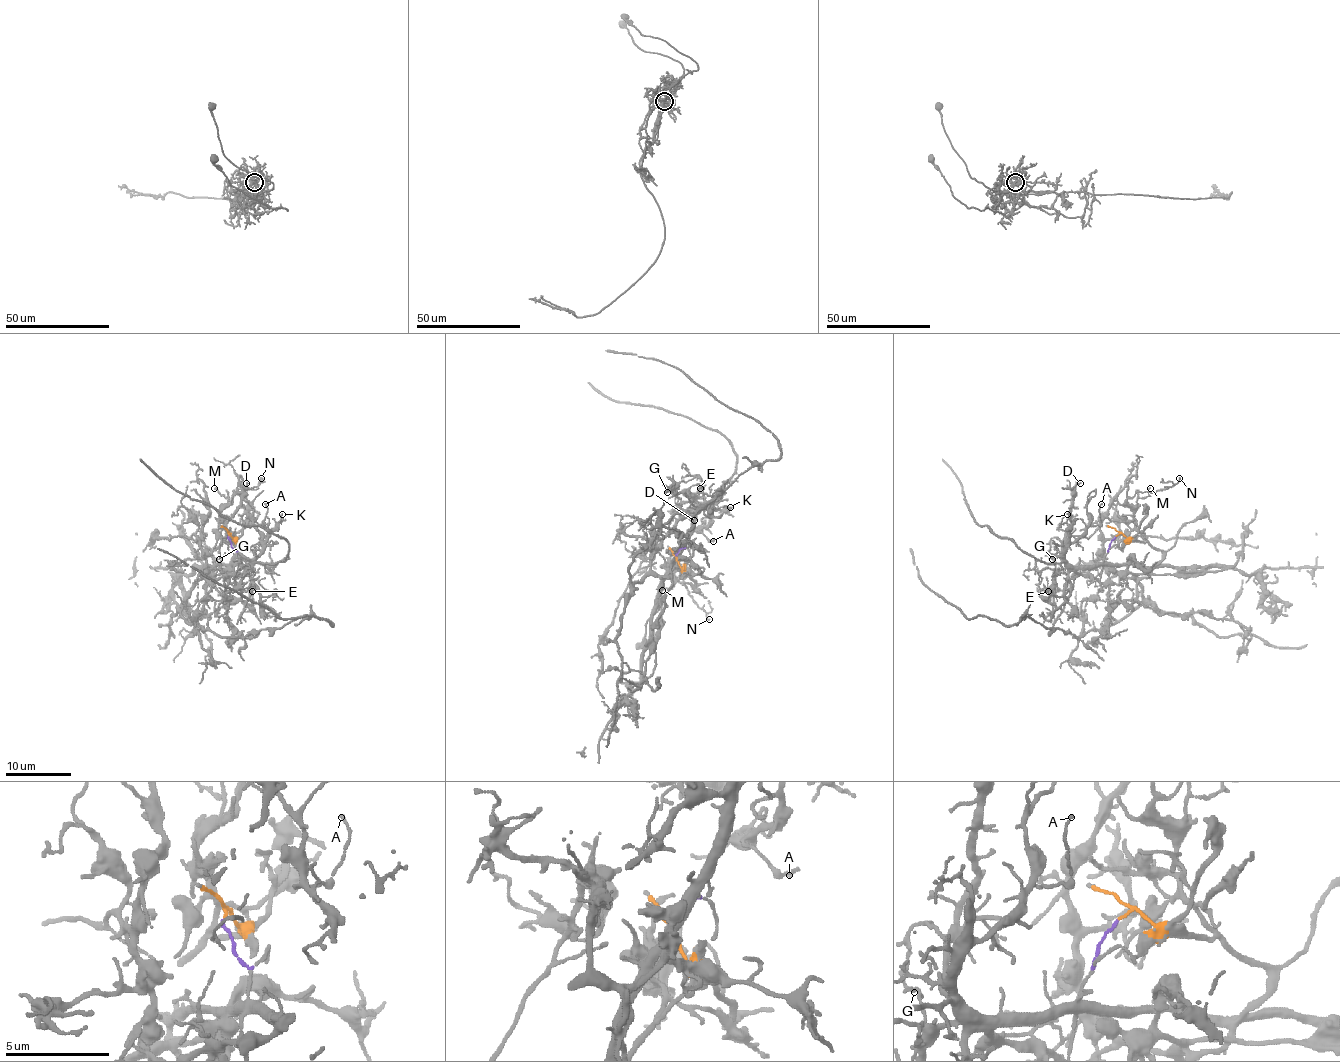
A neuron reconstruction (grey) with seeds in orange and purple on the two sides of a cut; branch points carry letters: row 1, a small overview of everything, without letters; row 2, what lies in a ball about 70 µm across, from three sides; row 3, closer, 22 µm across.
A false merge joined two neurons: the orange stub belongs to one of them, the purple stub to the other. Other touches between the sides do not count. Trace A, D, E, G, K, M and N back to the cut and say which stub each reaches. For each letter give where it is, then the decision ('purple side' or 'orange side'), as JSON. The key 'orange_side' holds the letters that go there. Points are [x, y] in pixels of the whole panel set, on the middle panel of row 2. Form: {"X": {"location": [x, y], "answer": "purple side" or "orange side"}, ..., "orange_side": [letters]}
{"A": {"location": [713, 541], "answer": "purple side"}, "D": {"location": [694, 520], "answer": "purple side"}, "E": {"location": [700, 488], "answer": "purple side"}, "G": {"location": [667, 492], "answer": "purple side"}, "K": {"location": [730, 507], "answer": "purple side"}, "M": {"location": [662, 590], "answer": "orange side"}, "N": {"location": [709, 619], "answer": "orange side"}, "orange_side": ["M", "N"]}

